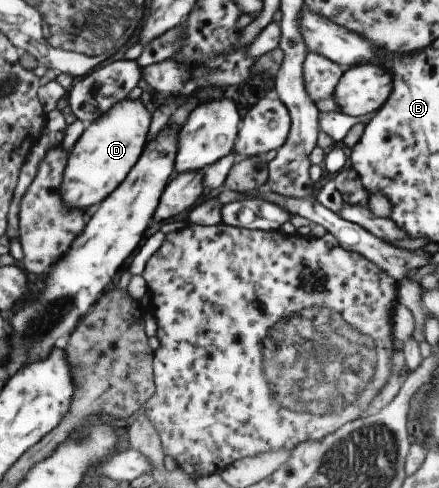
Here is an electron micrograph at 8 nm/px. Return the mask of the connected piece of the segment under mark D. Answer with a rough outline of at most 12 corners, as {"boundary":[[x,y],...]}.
{"boundary":[[124,98],[87,125],[60,184],[86,211],[128,176],[153,109]]}

